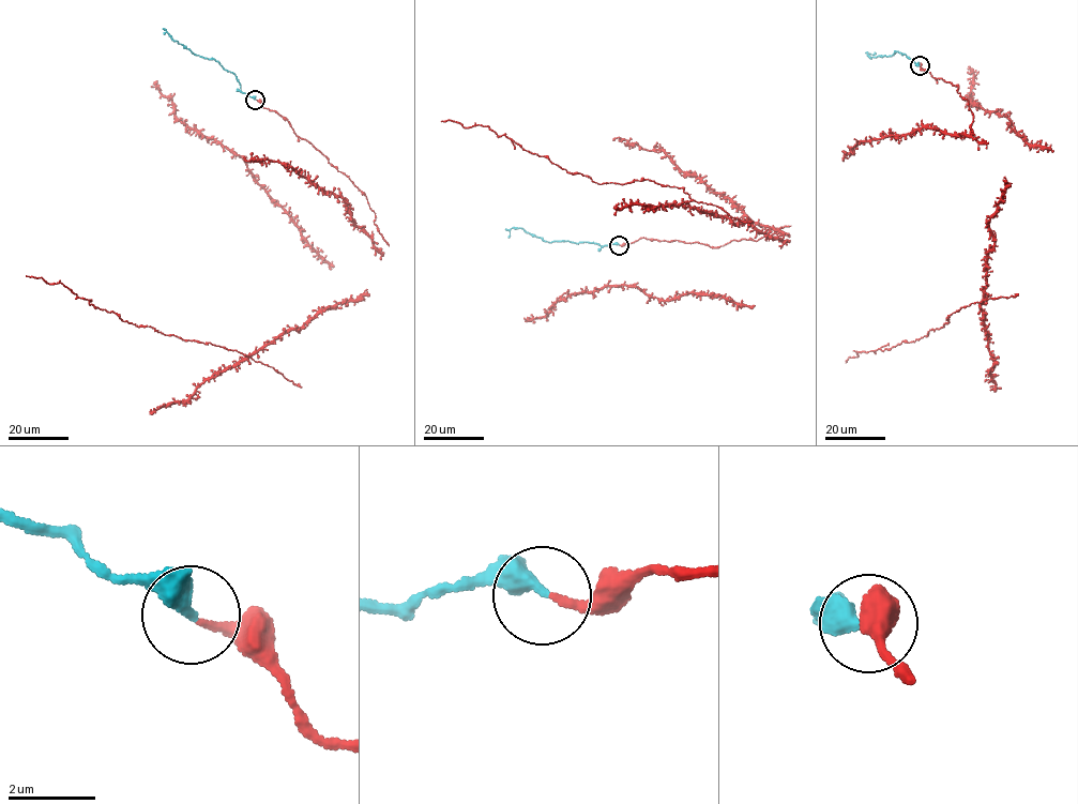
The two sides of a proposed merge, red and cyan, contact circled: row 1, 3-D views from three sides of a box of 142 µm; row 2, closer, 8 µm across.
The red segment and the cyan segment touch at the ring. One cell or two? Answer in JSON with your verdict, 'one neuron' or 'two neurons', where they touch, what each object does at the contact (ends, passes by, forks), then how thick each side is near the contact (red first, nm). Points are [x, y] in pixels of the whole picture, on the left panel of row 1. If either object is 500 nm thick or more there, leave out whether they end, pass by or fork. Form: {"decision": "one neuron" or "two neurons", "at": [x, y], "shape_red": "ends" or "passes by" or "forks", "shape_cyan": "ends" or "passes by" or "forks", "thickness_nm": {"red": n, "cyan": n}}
{"decision": "one neuron", "at": [255, 100], "shape_red": "ends", "shape_cyan": "ends", "thickness_nm": {"red": 180, "cyan": 440}}

